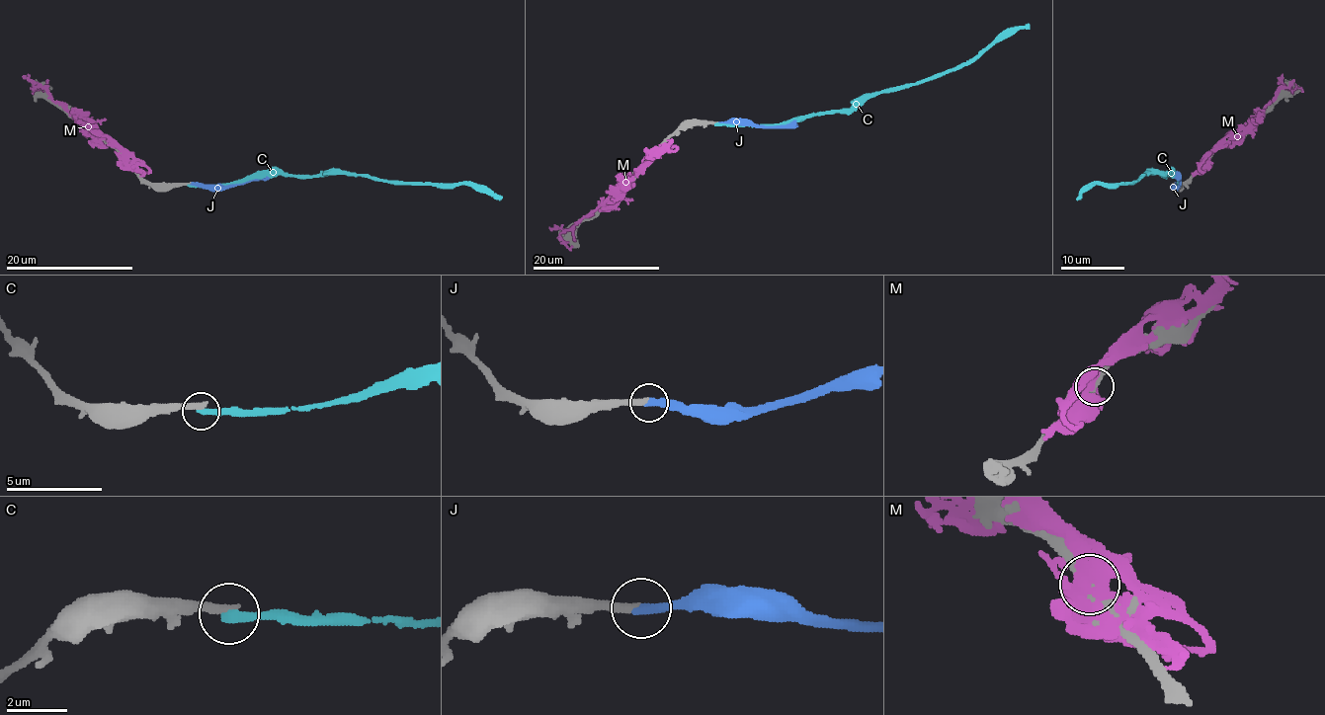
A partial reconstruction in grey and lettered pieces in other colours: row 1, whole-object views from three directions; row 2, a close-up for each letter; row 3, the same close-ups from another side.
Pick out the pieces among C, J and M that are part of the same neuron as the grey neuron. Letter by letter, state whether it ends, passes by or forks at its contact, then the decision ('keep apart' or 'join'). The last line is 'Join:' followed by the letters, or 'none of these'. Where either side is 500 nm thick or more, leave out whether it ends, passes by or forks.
C: it ends | keep apart
J: it ends | join
M: it forks | keep apart
Join: J

